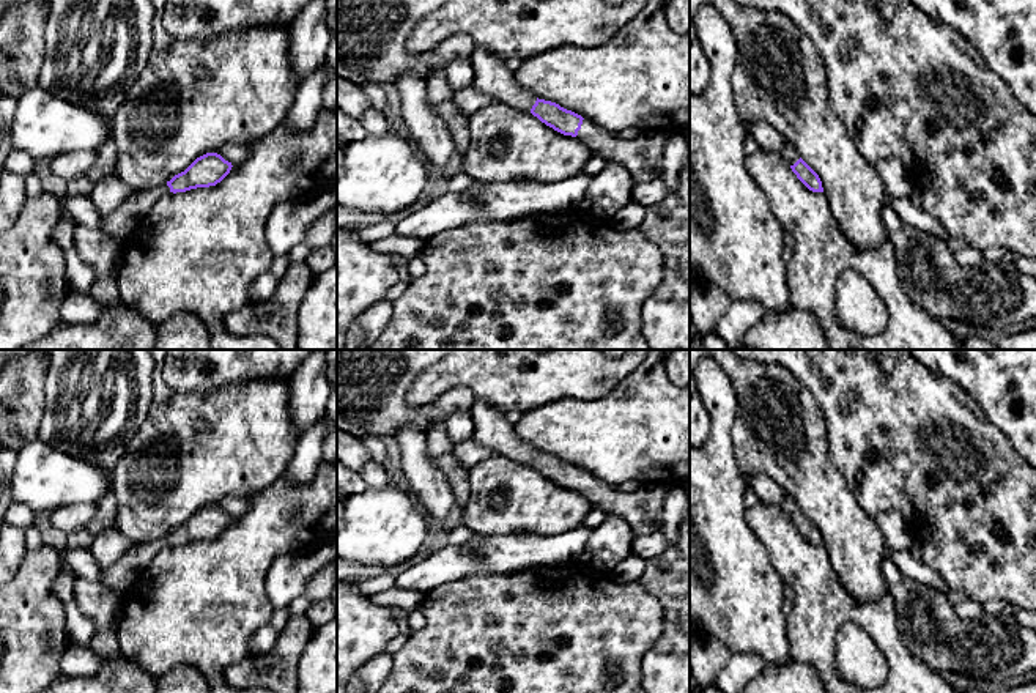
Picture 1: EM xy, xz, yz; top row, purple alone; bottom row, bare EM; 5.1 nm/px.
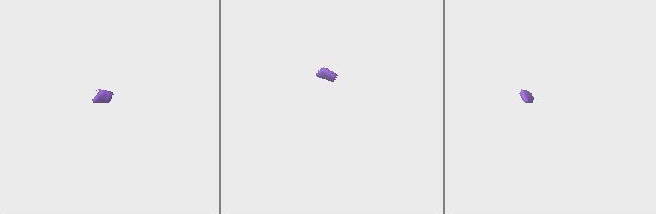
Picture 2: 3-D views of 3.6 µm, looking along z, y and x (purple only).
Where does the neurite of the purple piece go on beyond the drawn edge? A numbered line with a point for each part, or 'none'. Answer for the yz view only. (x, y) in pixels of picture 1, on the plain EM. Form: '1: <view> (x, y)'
1: yz (788, 506)

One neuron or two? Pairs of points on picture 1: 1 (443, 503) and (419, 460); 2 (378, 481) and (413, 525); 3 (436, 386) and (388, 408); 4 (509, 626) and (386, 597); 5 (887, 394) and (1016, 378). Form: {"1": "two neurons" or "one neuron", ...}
{"1": "one neuron", "2": "two neurons", "3": "two neurons", "4": "two neurons", "5": "two neurons"}

